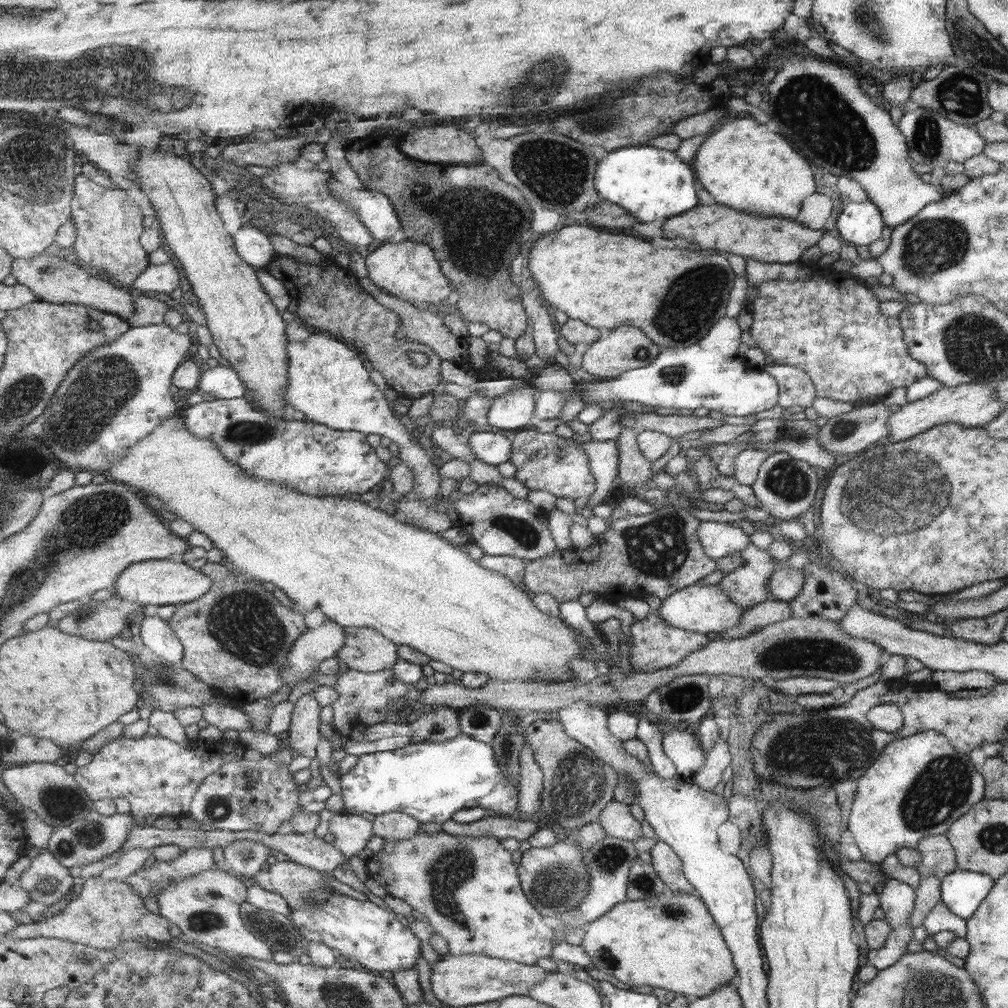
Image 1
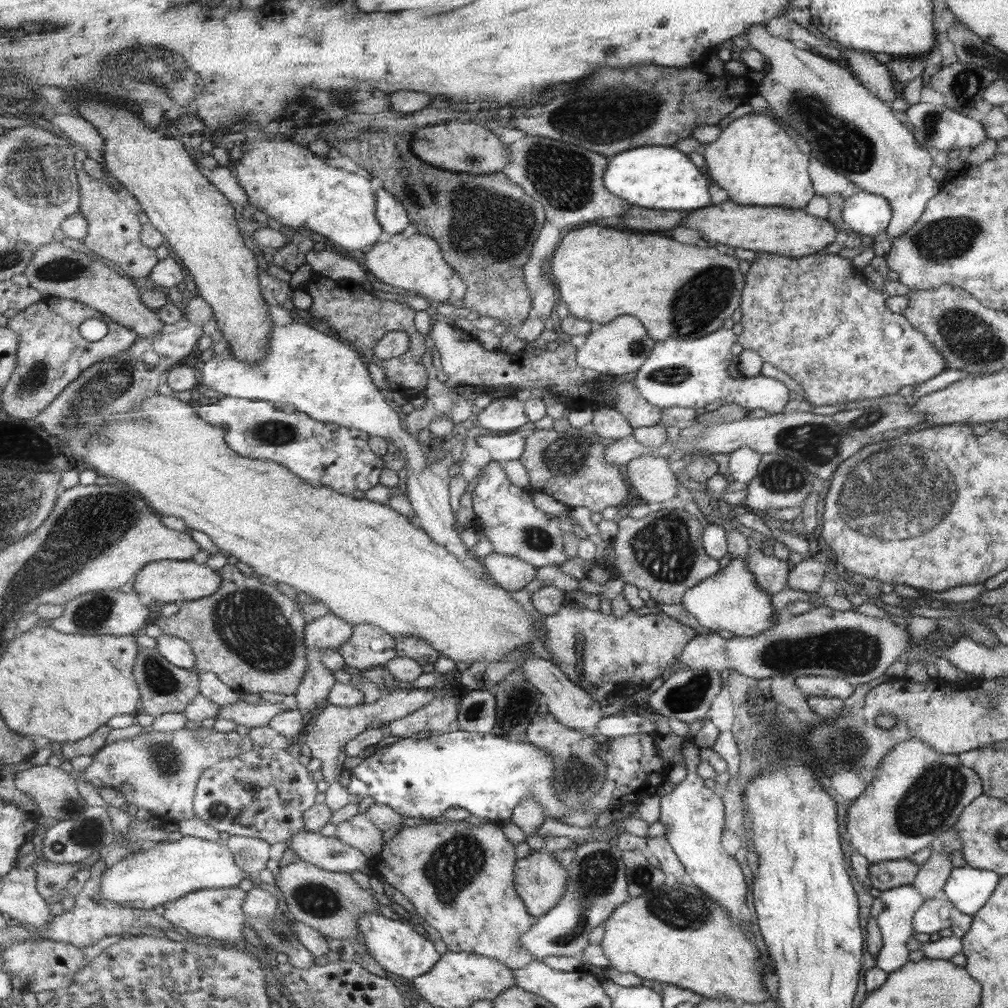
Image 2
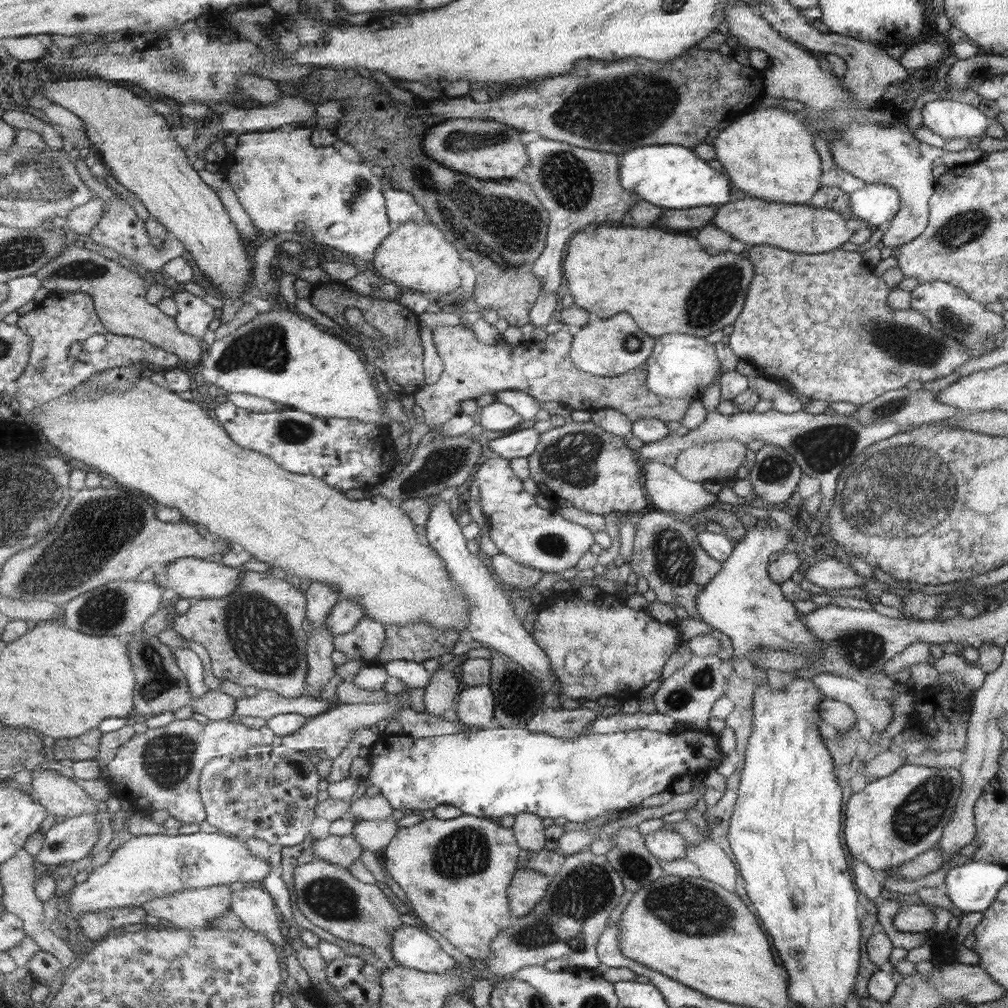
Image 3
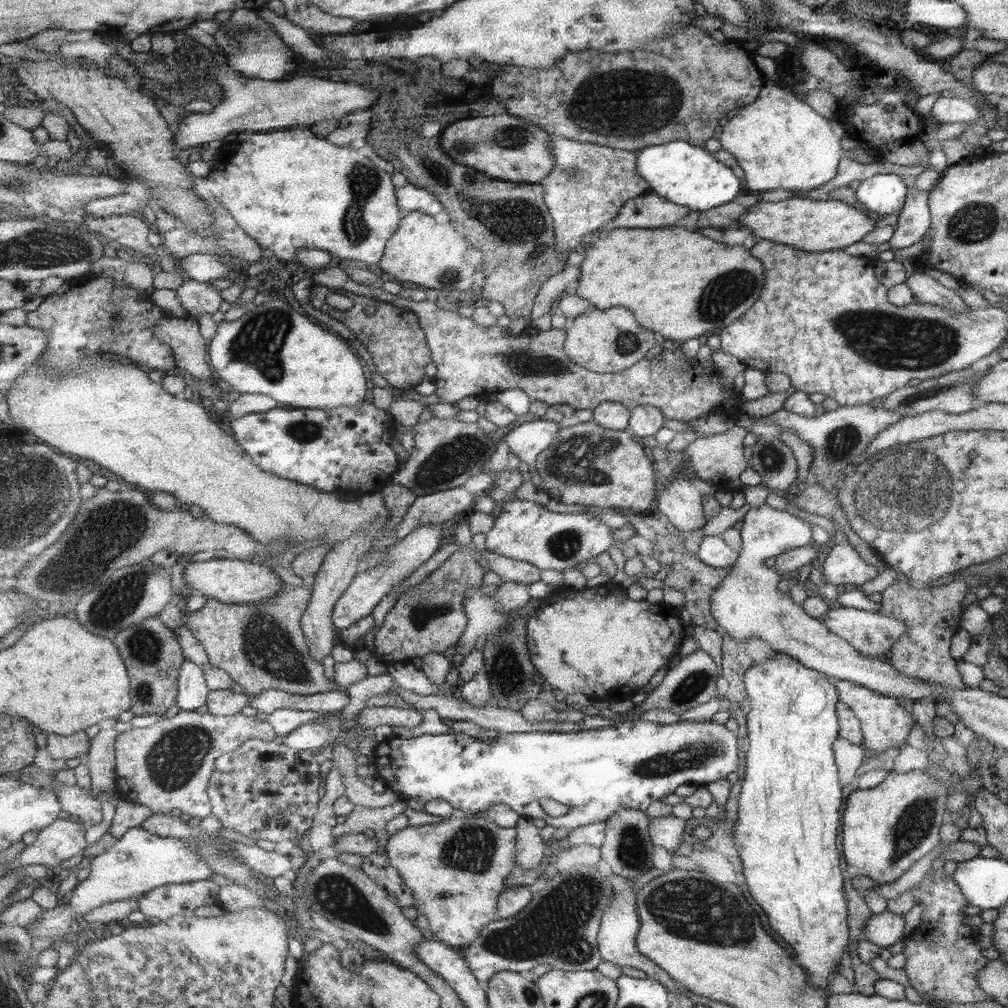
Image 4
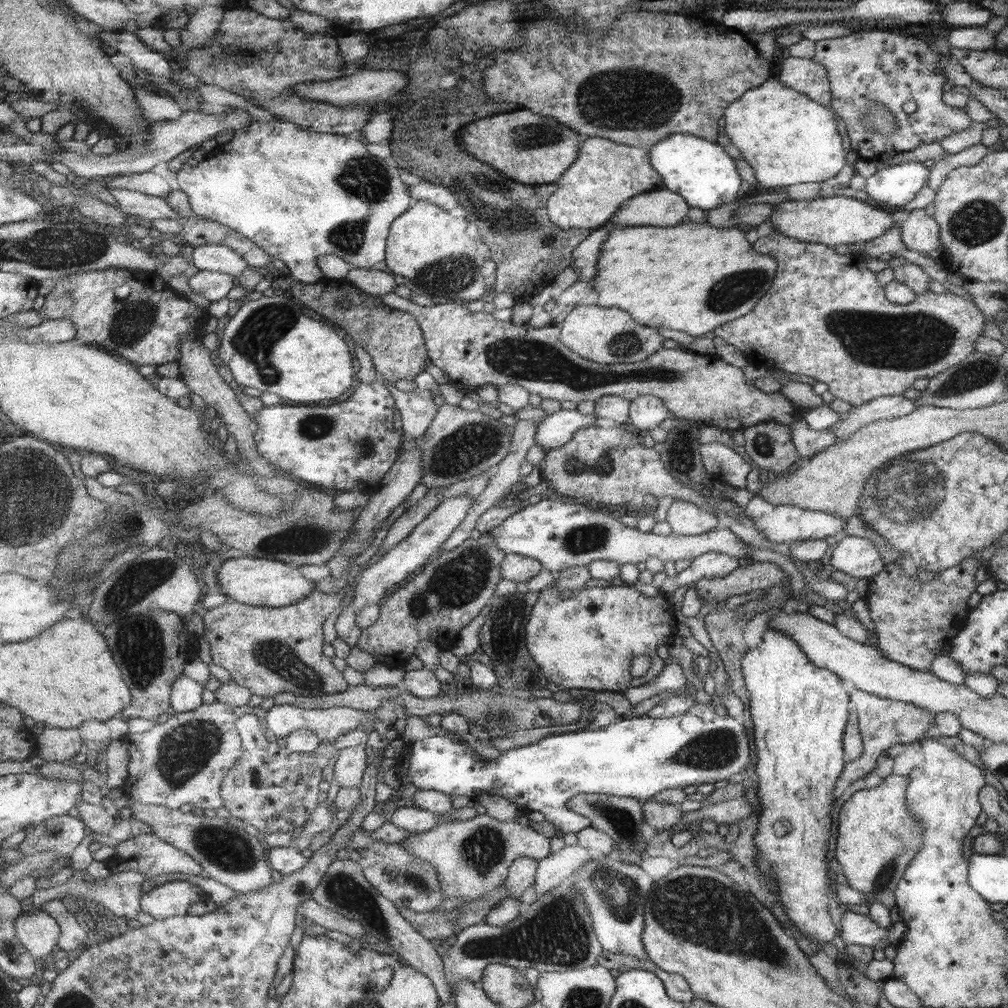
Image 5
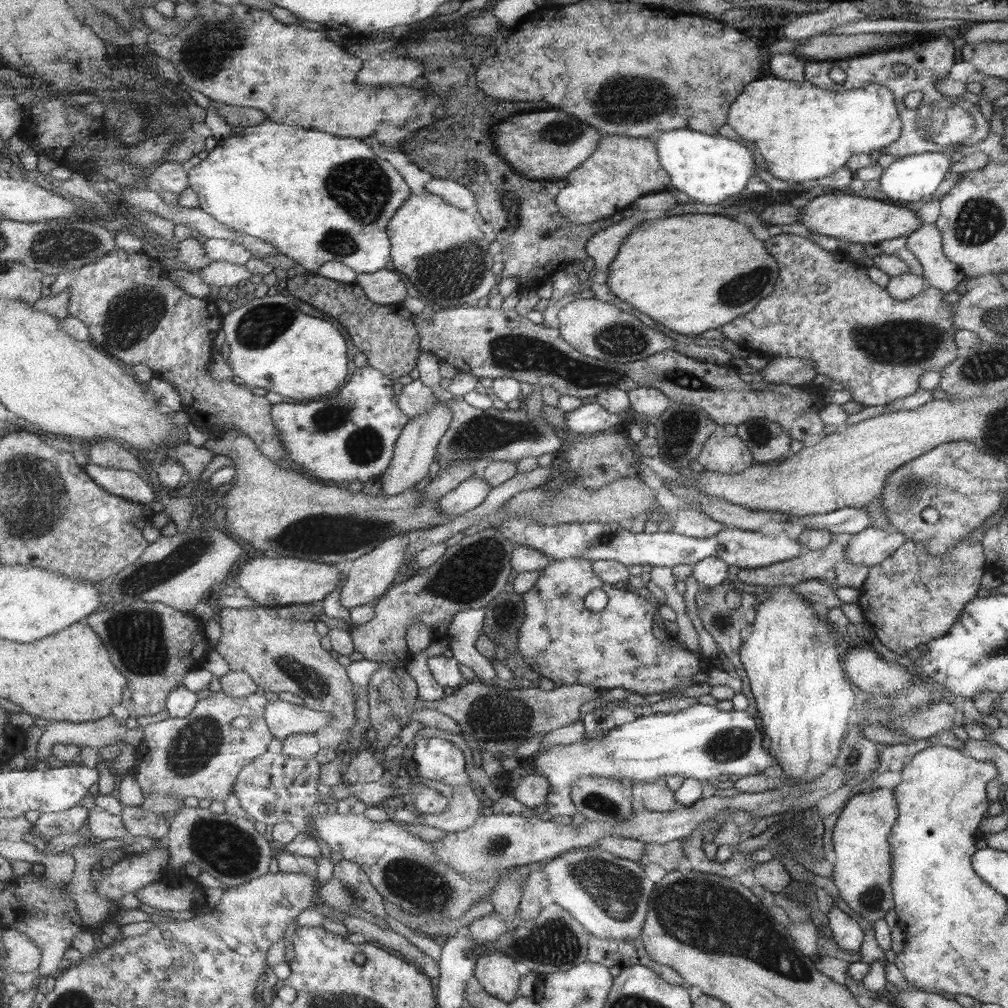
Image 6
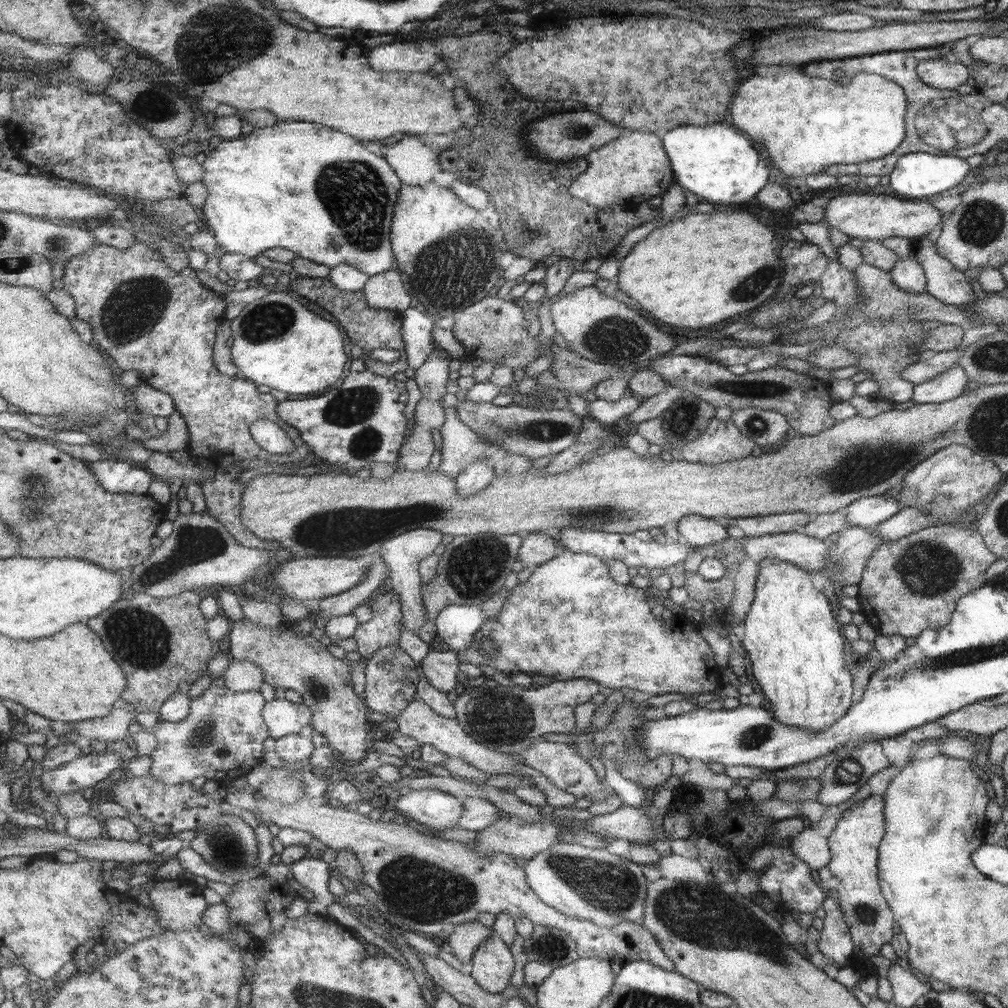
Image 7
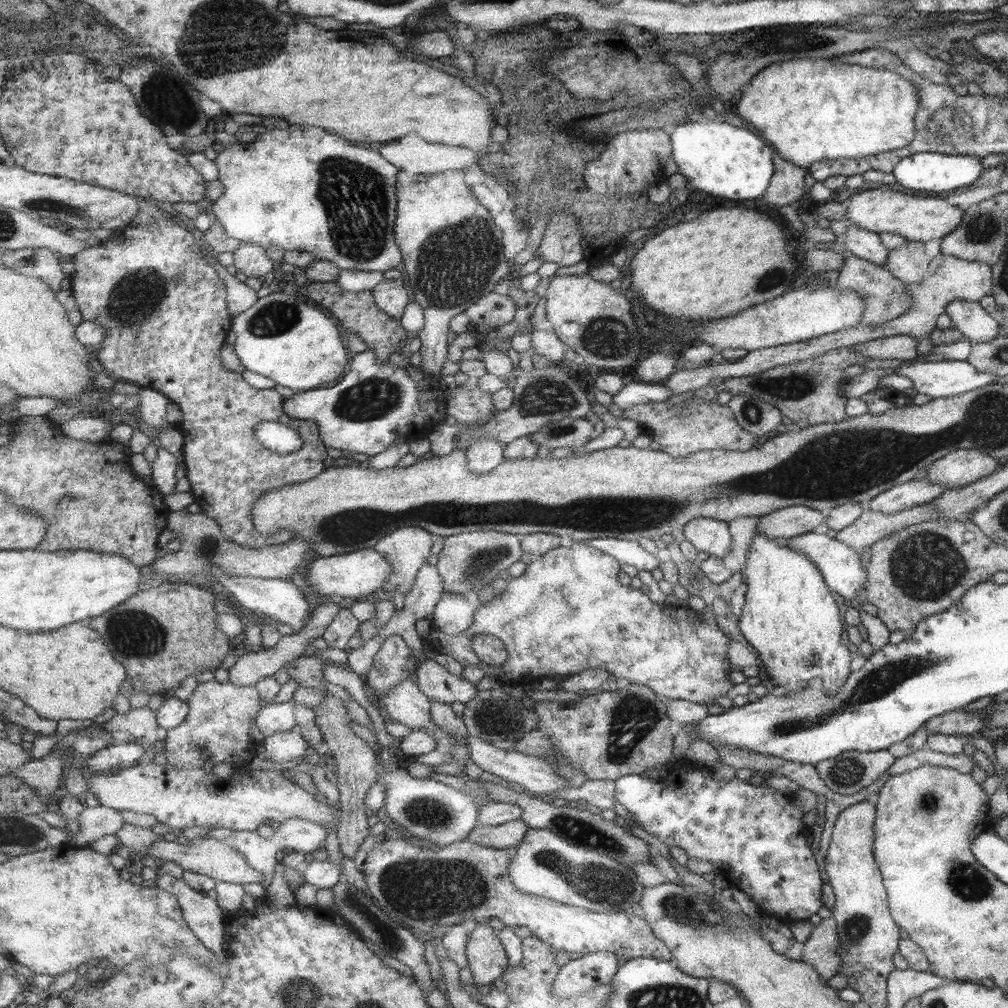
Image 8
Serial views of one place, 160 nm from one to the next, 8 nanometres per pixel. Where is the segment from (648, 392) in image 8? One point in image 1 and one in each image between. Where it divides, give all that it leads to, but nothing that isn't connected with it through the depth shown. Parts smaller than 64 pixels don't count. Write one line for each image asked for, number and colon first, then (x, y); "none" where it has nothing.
1: (492, 448)
2: (508, 446)
3: (520, 444)
4: (526, 441)
5: (556, 429)
6: (589, 418)
7: (606, 413)

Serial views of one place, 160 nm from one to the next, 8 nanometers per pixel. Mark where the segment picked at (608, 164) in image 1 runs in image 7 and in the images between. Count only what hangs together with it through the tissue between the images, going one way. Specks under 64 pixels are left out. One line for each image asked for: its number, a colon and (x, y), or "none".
2: (655, 177)
3: (669, 176)
4: (685, 175)
5: (702, 174)
6: (708, 169)
7: (713, 162)

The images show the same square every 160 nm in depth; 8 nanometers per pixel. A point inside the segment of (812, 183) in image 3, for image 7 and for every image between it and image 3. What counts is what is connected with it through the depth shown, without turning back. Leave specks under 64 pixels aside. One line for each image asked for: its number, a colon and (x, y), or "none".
4: (778, 142)
5: (786, 138)
6: (804, 133)
7: (830, 122)

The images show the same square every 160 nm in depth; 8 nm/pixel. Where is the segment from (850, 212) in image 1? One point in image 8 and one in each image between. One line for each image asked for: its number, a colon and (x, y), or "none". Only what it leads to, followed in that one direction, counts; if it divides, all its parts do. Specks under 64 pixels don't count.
2: (866, 214)
3: (874, 203)
4: (883, 194)
5: (895, 186)
6: (911, 178)
7: (914, 175)
8: (921, 173)

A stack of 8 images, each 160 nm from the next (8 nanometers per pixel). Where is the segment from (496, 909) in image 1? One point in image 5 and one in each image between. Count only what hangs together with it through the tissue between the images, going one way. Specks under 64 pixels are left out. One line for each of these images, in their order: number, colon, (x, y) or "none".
2: (460, 877)
3: (456, 873)
4: (457, 868)
5: (472, 858)

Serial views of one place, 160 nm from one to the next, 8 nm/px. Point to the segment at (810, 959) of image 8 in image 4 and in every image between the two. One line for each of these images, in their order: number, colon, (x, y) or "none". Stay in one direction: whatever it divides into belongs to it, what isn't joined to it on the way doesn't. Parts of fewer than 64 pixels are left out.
4: (884, 929)
5: (858, 929)
6: (847, 935)
7: (835, 942)

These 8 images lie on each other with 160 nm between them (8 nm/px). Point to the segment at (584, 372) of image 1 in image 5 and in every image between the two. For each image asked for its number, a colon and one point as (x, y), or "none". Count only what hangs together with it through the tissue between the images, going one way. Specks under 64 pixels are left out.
2: (620, 346)
3: (606, 348)
4: (604, 341)
5: (604, 335)

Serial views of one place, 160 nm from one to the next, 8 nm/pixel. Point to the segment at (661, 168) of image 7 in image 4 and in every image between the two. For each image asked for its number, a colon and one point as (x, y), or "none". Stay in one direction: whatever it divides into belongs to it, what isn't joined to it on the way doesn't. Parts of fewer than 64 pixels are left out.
4: (588, 184)
5: (604, 174)
6: (621, 169)

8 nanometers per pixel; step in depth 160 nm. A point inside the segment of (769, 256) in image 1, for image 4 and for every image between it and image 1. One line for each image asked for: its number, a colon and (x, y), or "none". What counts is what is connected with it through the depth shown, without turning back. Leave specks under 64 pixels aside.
2: (792, 233)
3: (800, 228)
4: (807, 224)

